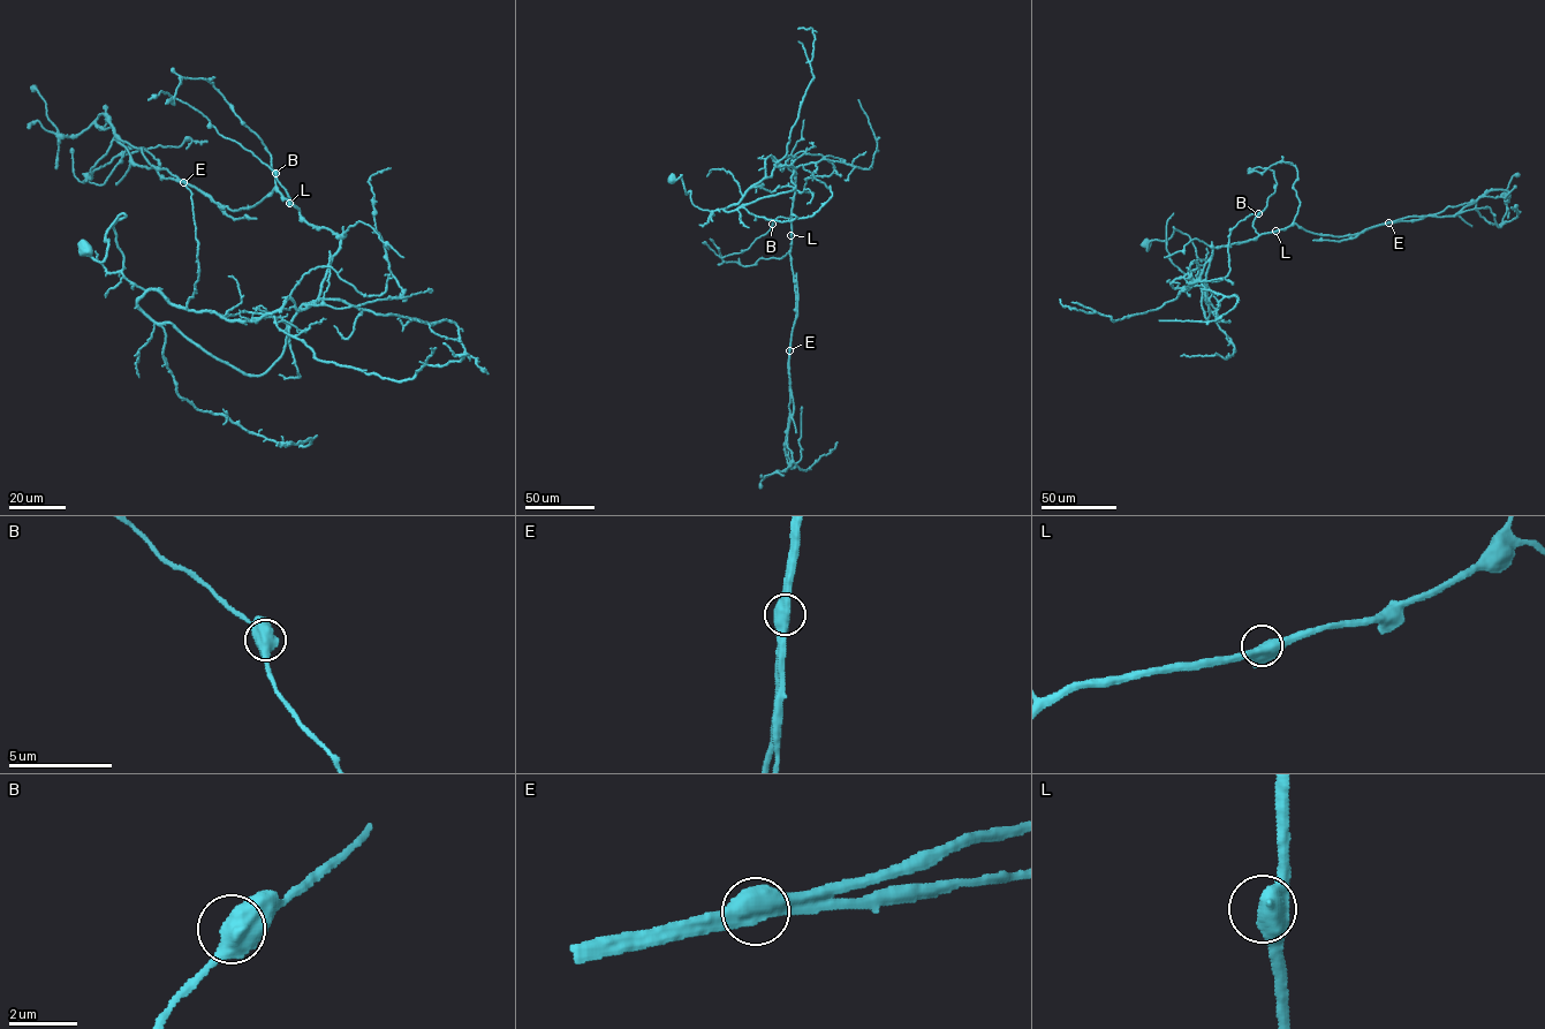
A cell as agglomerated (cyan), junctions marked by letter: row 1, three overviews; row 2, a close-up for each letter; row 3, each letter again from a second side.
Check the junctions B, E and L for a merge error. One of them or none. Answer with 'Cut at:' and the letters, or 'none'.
Cut at: E

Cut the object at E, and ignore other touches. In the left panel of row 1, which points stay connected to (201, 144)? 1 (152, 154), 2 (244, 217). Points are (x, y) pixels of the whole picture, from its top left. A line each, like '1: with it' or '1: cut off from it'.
1: with it
2: cut off from it

